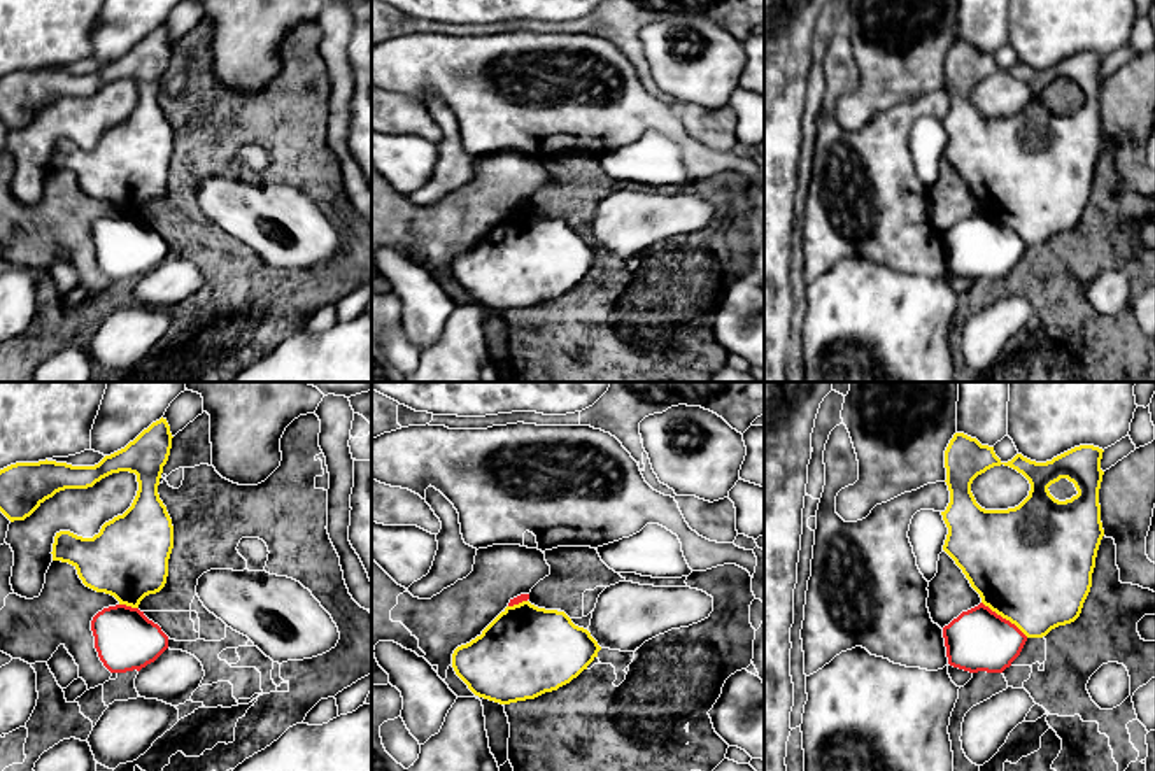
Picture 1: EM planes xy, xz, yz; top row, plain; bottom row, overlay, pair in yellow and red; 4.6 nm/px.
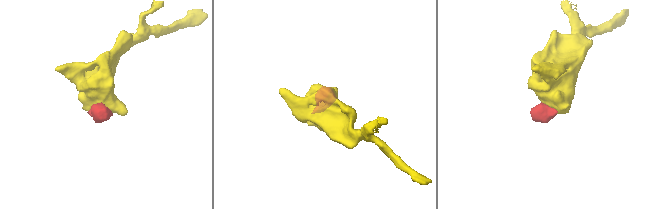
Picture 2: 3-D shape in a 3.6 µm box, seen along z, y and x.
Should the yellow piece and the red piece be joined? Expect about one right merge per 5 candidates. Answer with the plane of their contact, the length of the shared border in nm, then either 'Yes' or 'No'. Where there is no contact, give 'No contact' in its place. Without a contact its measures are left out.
Touches yellow in yz. Shared border 280 nm. No

